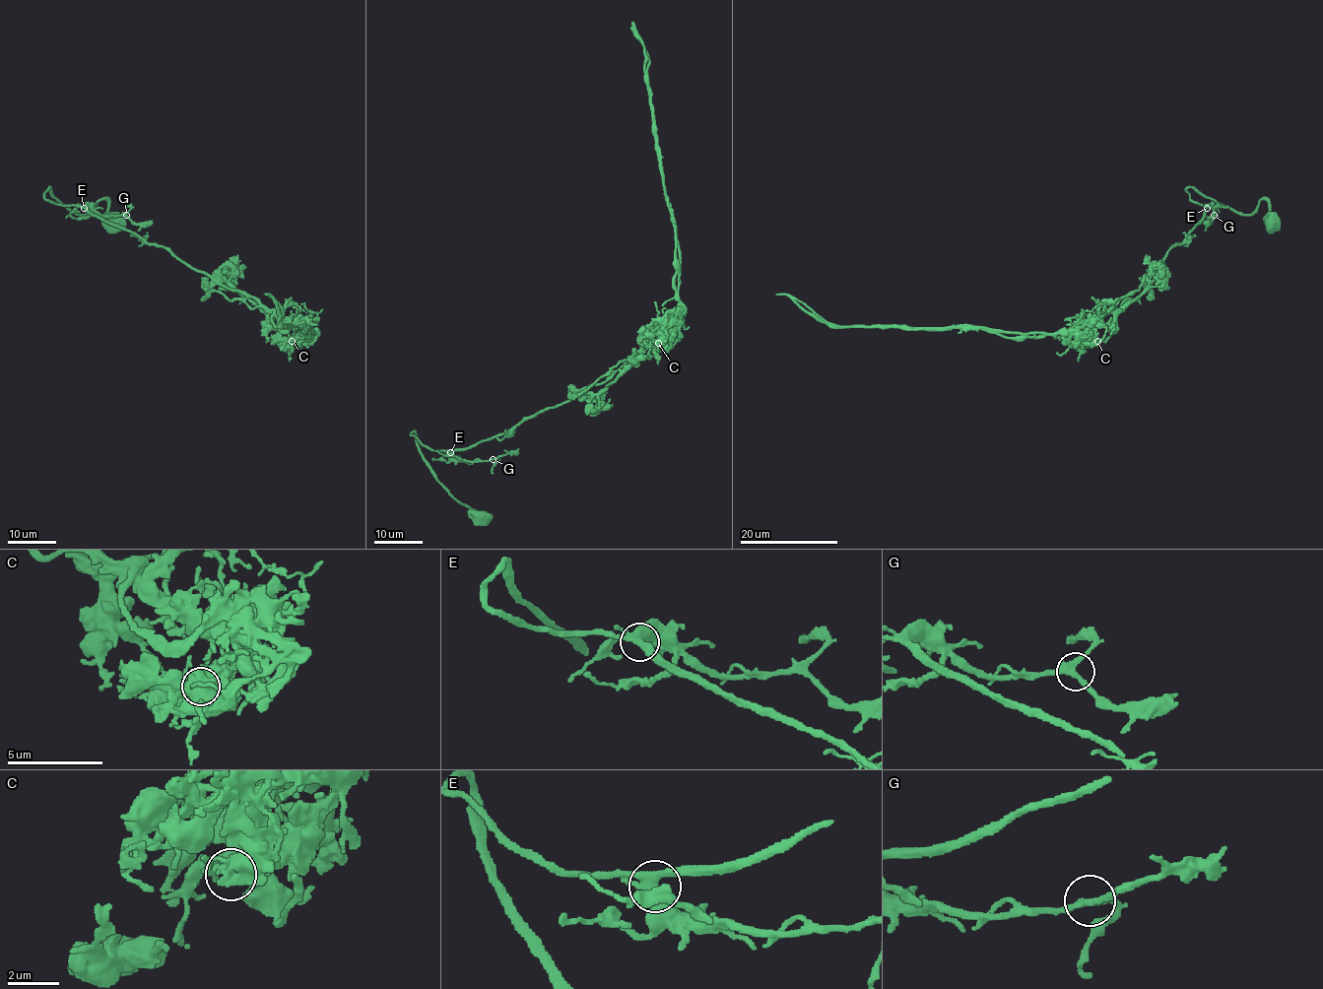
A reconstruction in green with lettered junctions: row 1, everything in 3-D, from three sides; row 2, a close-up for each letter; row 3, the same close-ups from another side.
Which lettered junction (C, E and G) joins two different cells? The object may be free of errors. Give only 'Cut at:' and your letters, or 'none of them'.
Cut at: C

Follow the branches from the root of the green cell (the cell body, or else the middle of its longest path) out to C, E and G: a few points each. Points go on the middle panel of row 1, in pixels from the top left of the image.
C: (481, 515), (460, 503), (436, 478), (414, 431), (434, 450), (467, 449), (604, 383), (660, 334), (658, 343)
E: (481, 515), (475, 515), (449, 493), (420, 450), (416, 434), (411, 434), (434, 450), (450, 452)
G: (481, 515), (449, 493), (411, 434), (455, 457), (493, 459)

